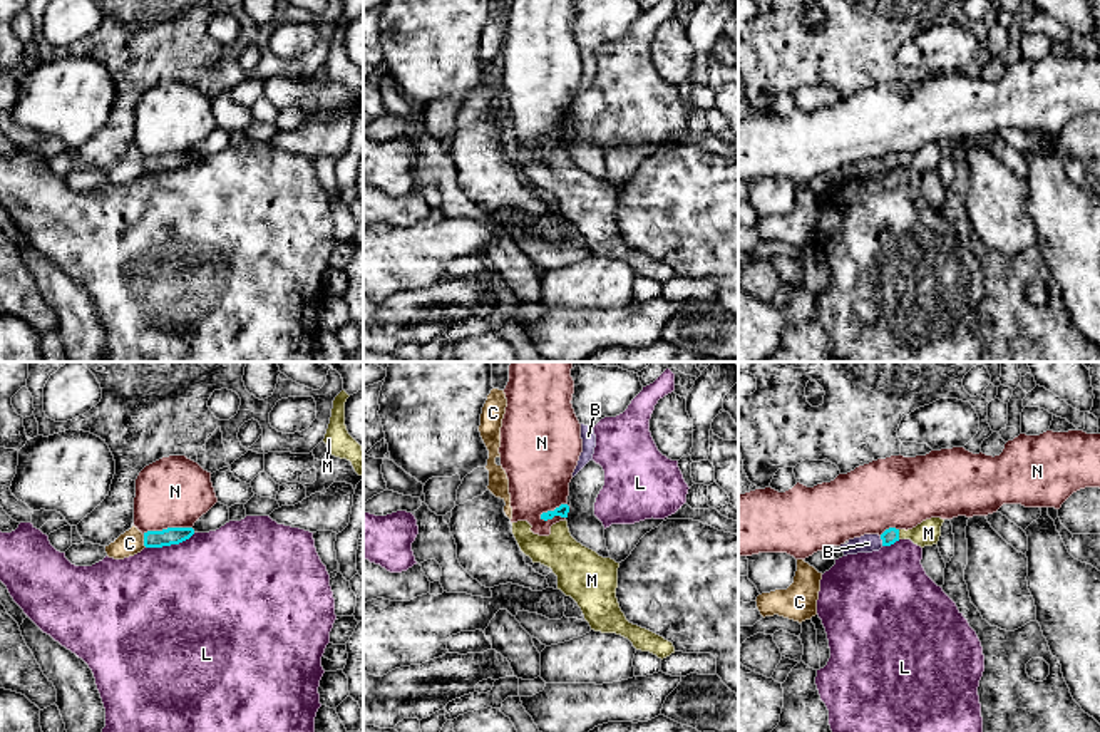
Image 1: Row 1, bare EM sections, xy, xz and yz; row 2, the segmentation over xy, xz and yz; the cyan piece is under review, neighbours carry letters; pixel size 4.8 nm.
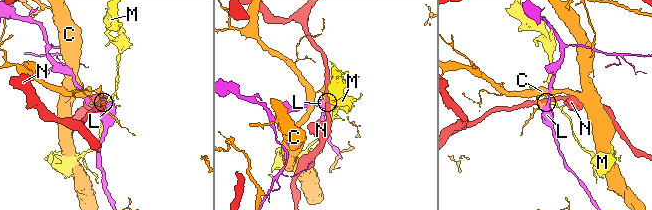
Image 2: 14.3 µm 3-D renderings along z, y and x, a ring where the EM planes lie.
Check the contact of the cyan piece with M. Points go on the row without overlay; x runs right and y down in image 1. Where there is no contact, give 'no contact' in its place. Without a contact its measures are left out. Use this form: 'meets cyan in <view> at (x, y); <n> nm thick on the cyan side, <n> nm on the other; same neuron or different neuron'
meets cyan in yz at (898, 159); 80 nm thick on the cyan side, 120 nm on the other; same neuron

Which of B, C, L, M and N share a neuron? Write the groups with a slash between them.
B M / C / L / N

